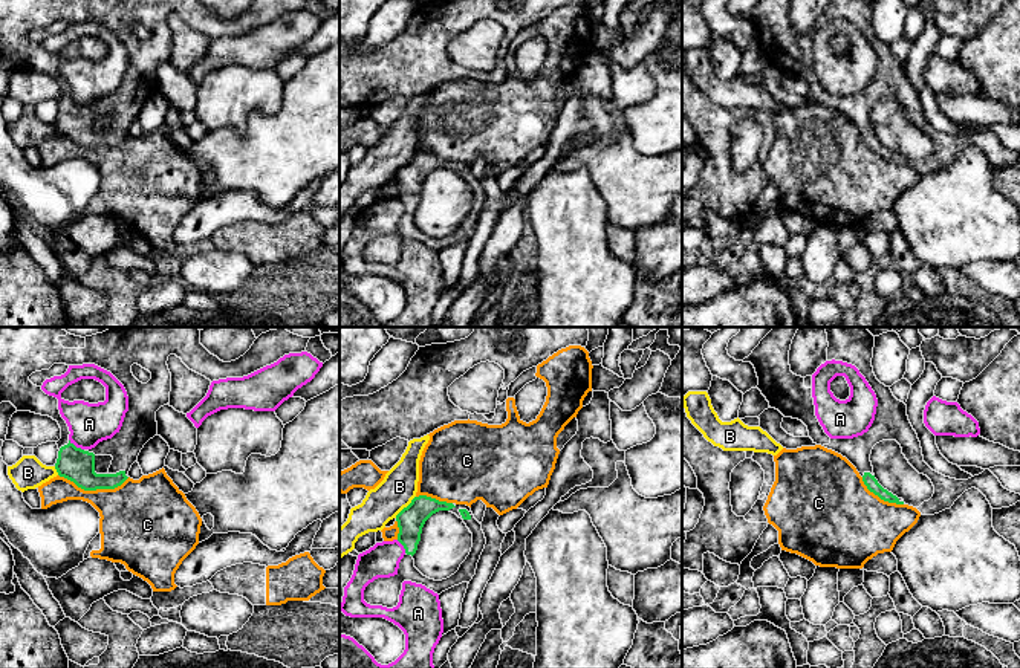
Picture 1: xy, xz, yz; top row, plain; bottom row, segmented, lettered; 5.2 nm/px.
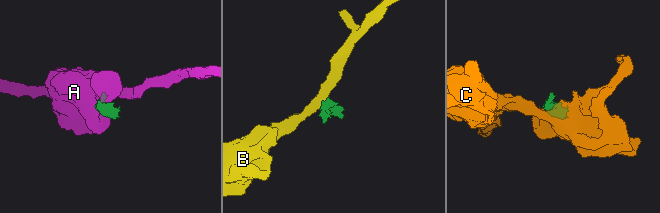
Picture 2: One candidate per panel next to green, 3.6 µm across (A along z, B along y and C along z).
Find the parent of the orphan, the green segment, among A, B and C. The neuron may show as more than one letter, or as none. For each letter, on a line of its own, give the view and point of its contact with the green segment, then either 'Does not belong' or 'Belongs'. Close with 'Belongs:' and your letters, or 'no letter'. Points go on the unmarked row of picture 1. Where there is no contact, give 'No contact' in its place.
A: Touches green at xy (75, 104). Does not belong
B: Touches green at xz (407, 164). Does not belong
C: Touches green at xy (94, 147). Does not belong
Belongs: no letter

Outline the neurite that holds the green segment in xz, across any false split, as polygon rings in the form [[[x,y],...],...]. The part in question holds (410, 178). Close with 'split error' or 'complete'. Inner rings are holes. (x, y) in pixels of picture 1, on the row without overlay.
[[[419,153],[414,154],[411,161],[396,173],[396,179],[399,185],[398,199],[404,203],[405,212],[401,217],[398,231],[395,234],[378,235],[365,245],[364,258],[367,261],[382,263],[387,266],[396,264],[404,238],[422,242],[437,252],[462,240],[469,242],[476,232],[477,220],[486,202],[482,182],[474,176],[469,164],[439,159],[427,153]],[[439,168],[450,168],[463,177],[473,191],[473,205],[454,232],[442,238],[434,238],[424,234],[414,225],[413,212],[417,208],[425,179]]] | split error

